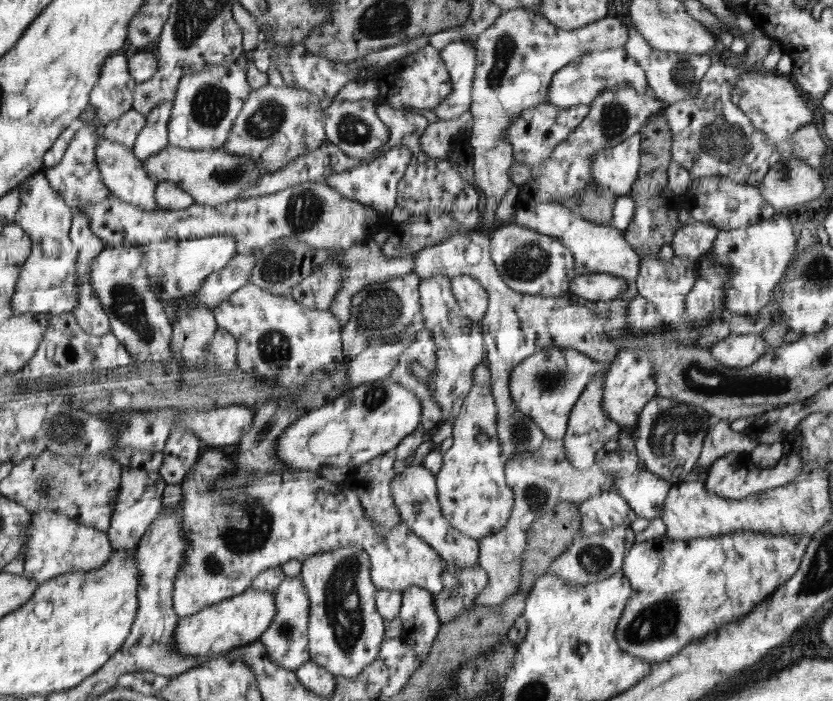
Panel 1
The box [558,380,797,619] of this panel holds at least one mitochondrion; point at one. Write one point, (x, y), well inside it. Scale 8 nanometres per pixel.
(674, 427)

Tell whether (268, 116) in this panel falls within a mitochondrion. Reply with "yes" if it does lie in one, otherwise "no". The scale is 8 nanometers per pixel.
yes

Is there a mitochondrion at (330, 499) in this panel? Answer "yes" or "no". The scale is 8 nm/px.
no

